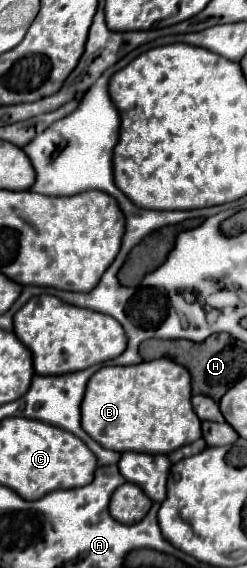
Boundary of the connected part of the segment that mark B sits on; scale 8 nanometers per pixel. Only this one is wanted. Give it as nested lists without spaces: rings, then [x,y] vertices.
[[[171,359],[139,365],[101,367],[87,383],[81,425],[101,447],[123,453],[171,453],[201,437],[201,421],[191,405],[189,371]]]

